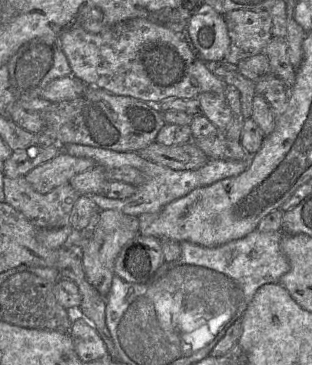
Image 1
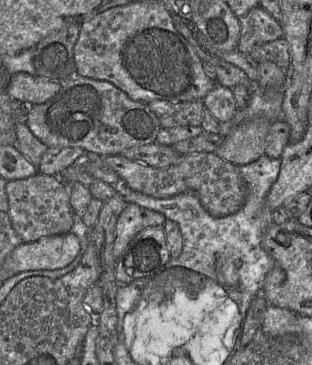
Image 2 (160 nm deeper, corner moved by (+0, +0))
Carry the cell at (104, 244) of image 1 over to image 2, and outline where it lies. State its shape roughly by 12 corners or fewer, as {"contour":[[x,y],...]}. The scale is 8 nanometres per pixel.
{"contour":[[127,204],[118,218],[114,256],[142,230],[163,227],[163,214]]}

